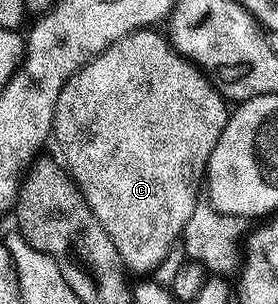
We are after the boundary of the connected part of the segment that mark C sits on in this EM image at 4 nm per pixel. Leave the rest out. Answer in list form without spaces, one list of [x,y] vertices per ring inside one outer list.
[[[154,28],[136,30],[134,33],[124,36],[120,41],[112,43],[106,51],[89,62],[87,66],[82,66],[64,84],[60,96],[56,100],[56,112],[54,113],[54,133],[53,141],[58,141],[57,153],[61,161],[70,172],[70,177],[80,188],[88,208],[104,224],[104,232],[112,236],[112,244],[116,244],[116,252],[122,254],[122,263],[126,265],[127,271],[146,276],[154,272],[159,264],[169,254],[174,243],[181,239],[188,224],[189,217],[192,216],[193,209],[196,208],[200,199],[200,191],[204,186],[206,177],[206,165],[212,156],[212,148],[216,148],[216,140],[220,140],[220,132],[224,132],[228,117],[228,102],[222,97],[217,86],[203,71],[199,70],[193,62],[183,58],[177,50],[173,49],[165,33],[157,34],[159,31]]]

